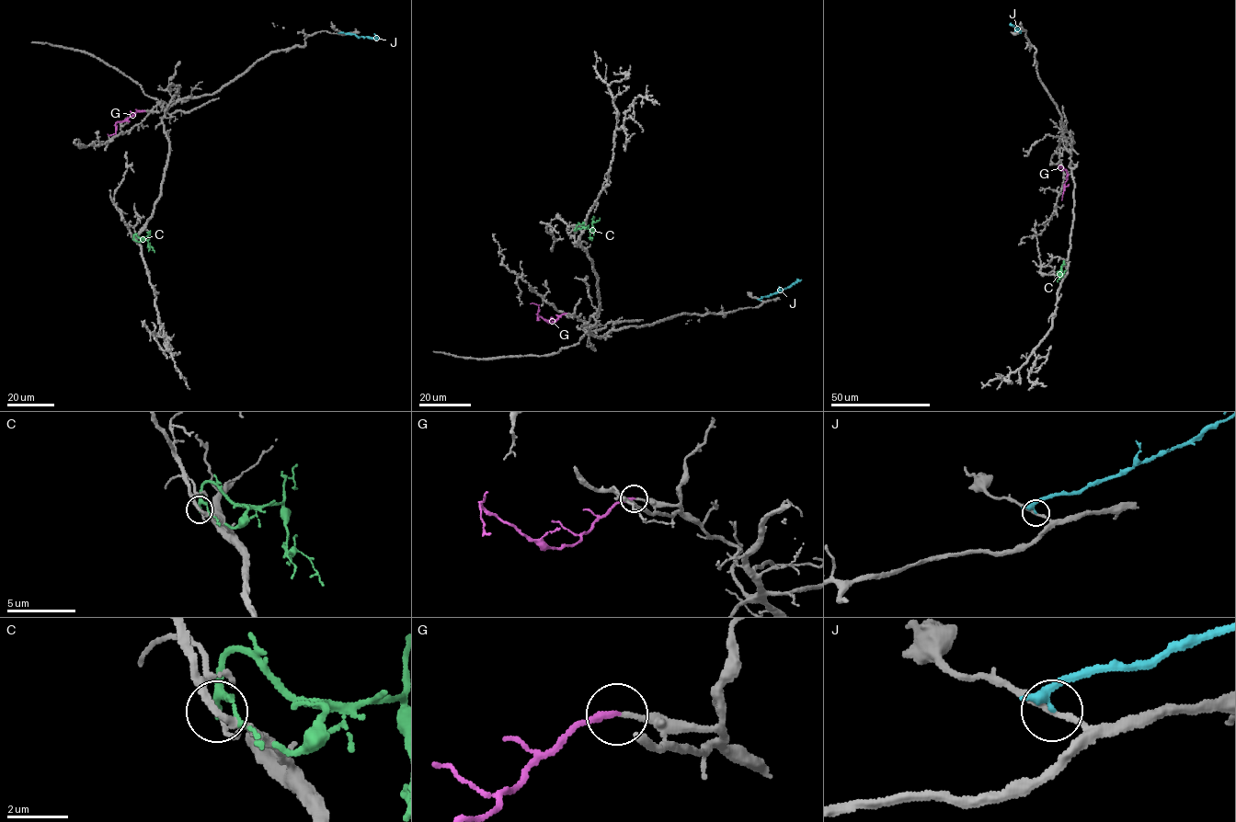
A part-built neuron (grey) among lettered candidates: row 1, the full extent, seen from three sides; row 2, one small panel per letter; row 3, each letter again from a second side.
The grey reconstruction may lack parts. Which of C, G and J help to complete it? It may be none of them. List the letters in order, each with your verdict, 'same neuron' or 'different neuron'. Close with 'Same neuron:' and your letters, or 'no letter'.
C: different neuron
G: same neuron
J: different neuron
Same neuron: G

